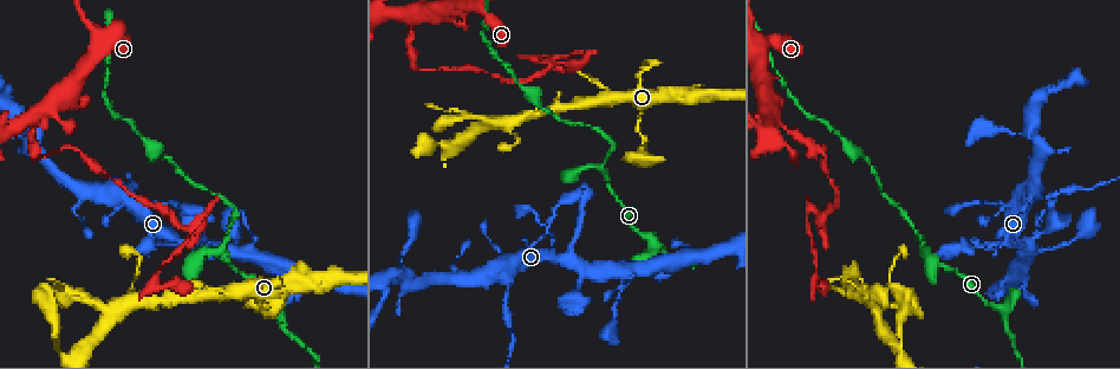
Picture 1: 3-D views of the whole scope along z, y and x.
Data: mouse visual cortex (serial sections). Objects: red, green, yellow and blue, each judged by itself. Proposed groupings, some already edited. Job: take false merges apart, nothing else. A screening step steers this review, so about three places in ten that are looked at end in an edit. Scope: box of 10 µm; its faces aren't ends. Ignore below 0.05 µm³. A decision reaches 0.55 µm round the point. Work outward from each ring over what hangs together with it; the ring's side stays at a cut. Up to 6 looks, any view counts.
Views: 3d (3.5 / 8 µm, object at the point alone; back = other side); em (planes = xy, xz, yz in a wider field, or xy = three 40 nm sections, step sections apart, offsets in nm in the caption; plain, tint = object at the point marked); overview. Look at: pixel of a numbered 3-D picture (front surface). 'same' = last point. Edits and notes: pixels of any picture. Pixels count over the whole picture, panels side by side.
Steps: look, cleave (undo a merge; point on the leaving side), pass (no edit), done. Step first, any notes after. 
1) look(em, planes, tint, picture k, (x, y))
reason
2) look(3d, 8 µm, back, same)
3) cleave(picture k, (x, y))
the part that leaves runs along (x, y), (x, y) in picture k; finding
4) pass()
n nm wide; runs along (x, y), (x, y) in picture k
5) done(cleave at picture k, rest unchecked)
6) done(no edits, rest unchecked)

look(3d, 3.5 µm, picture 1, (84, 298))
narrows sharply

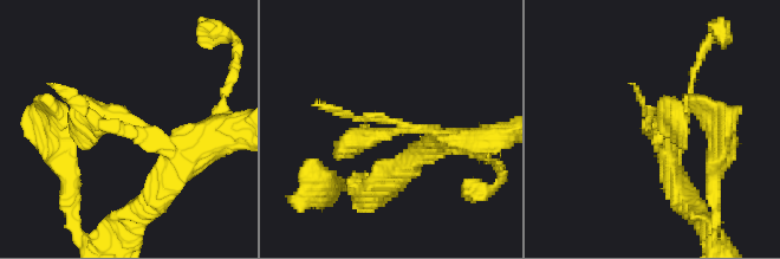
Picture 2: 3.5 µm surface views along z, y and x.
look(em, xy, step 3, tint, picture 2, (396, 132))
now the EM

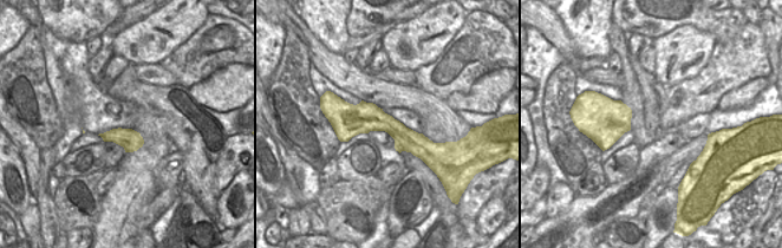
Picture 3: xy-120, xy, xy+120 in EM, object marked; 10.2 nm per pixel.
pass()
one cell here

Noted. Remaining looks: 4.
look(3d, 3.5 µm, picture 1, (626, 274))
abrupt turn

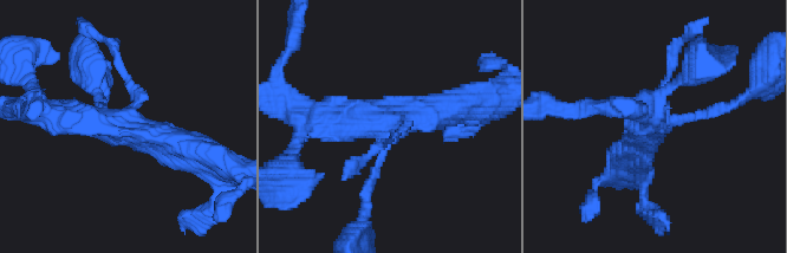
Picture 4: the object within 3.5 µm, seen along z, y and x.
look(em, xy, step 5, tint, picture 4, (385, 121))

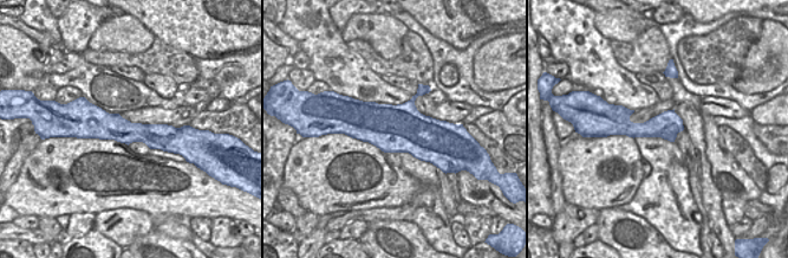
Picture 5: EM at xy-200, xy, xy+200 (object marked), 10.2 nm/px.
look(em, xy, step 3, tint, same)

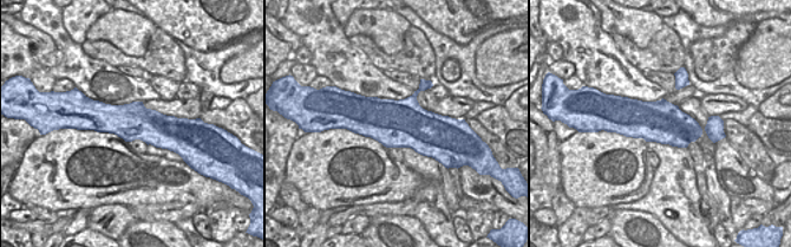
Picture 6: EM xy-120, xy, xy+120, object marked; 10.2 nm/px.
pass()
runs along (46, 114), (90, 117), (195, 146) in picture 4; one cell here

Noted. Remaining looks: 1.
done(no edits, rest unchecked)

